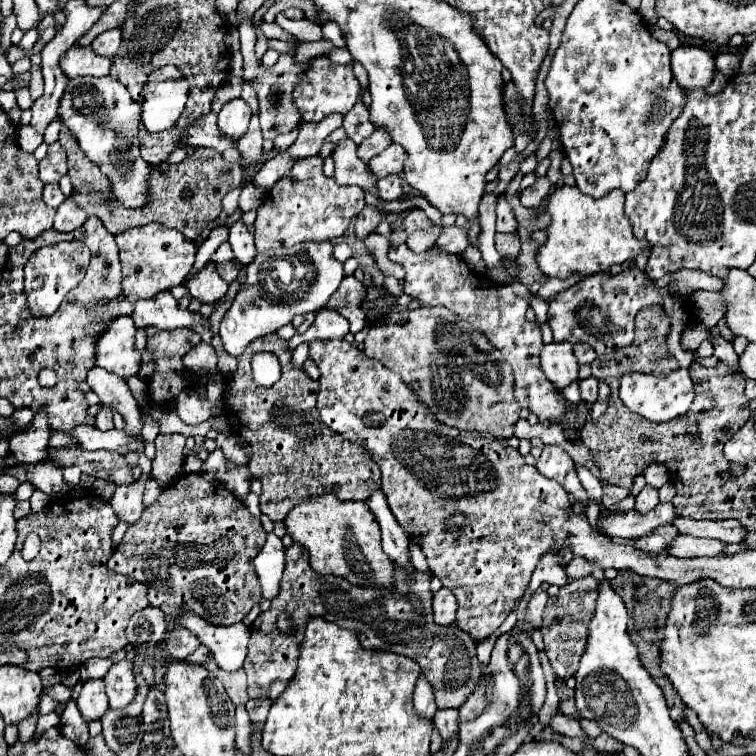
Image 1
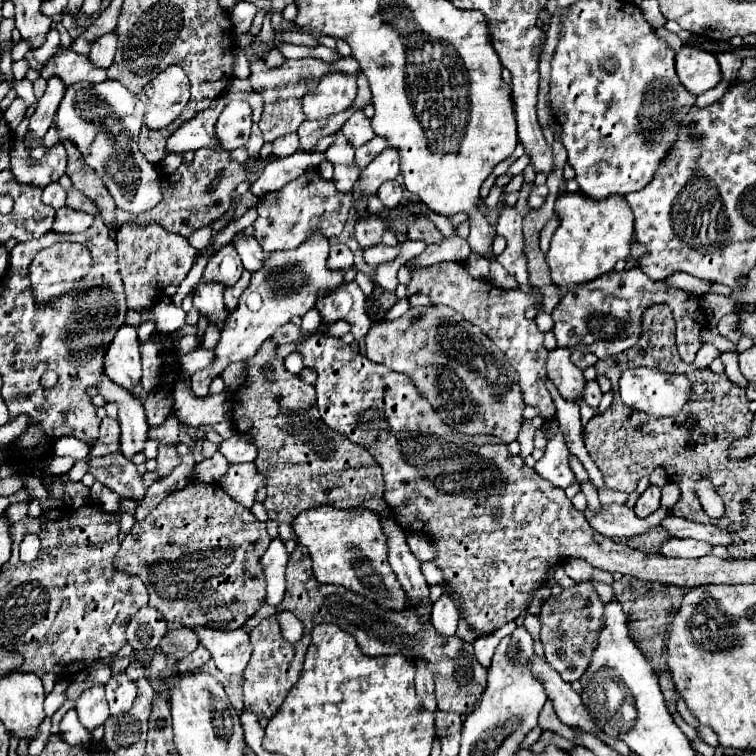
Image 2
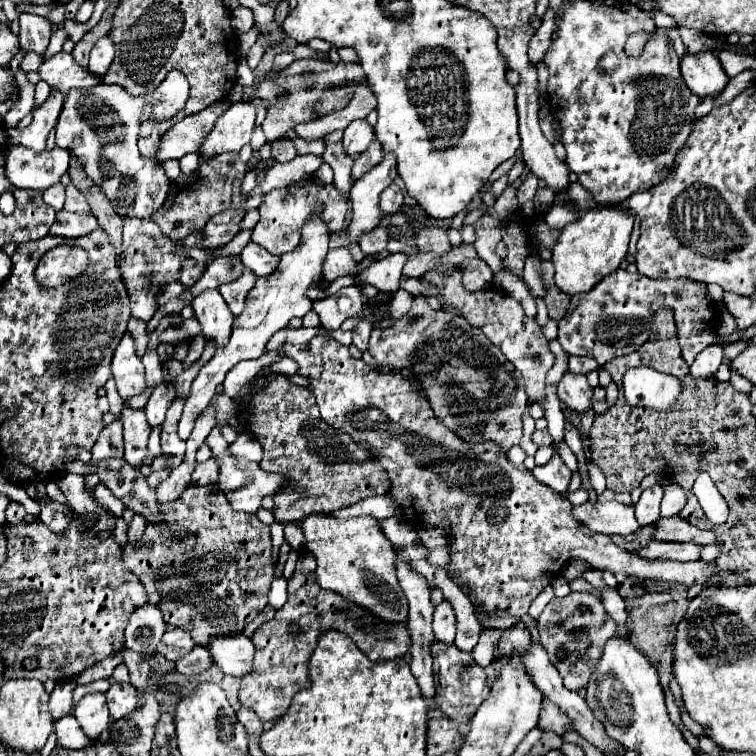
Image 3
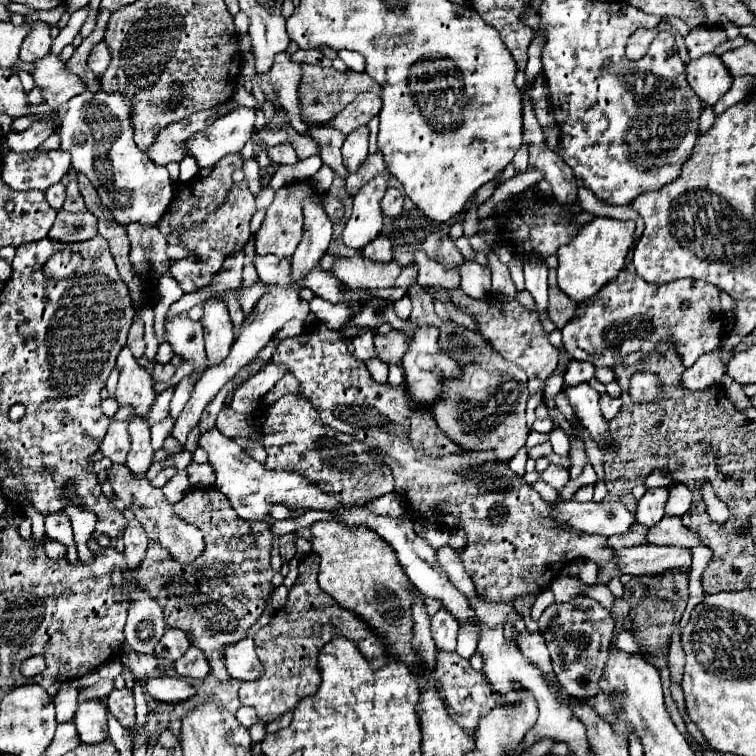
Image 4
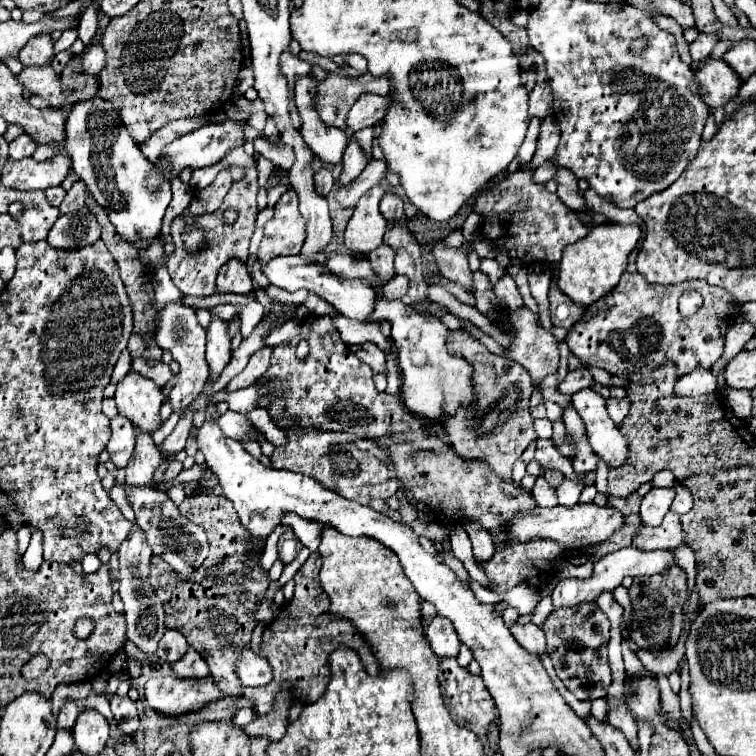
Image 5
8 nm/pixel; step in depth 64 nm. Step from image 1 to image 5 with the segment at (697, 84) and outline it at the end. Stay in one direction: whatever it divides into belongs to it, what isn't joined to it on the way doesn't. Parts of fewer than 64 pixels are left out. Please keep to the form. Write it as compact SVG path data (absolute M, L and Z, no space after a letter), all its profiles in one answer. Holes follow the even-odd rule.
M704 58L700 68L694 70L694 78L700 88L700 96L708 108L718 108L728 104L728 100L738 92L742 80L724 64L724 60Z

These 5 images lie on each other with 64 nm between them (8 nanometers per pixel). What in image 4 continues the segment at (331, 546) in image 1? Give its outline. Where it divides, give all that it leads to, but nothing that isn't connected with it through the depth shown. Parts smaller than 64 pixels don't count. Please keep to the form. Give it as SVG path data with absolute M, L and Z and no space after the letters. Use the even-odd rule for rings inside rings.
M338 520L330 522L312 522L312 552L320 556L320 572L318 584L324 592L334 596L338 604L344 608L352 608L352 612L360 614L372 628L380 630L390 652L416 668L416 656L412 656L412 616L410 606L412 598L408 594L408 578L396 560L396 552L384 544L384 540L368 526L346 526Z

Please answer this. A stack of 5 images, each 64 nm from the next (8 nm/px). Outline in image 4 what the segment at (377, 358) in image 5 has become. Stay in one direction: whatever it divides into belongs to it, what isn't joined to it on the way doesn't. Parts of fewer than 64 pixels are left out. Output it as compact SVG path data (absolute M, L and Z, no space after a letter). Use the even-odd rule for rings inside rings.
M362 328L360 334L354 338L354 354L362 362L368 358L374 358L374 344L372 344L372 328Z

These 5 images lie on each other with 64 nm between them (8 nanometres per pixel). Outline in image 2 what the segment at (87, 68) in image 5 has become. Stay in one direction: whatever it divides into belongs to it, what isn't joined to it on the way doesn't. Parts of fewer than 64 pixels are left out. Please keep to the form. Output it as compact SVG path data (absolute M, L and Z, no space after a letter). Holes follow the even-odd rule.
M108 32L104 36L100 36L94 44L92 44L92 50L90 50L90 58L96 66L104 66L108 68L114 60L114 54L116 54L116 46L118 46L118 36L116 32Z

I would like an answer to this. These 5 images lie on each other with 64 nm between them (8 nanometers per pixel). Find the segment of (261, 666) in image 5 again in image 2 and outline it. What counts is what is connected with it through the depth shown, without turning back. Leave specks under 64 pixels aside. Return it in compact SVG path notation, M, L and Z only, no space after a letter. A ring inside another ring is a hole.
M196 626L194 632L200 638L200 644L208 648L214 658L214 664L224 674L242 674L250 654L250 638L244 628L236 630L212 630L206 626Z

